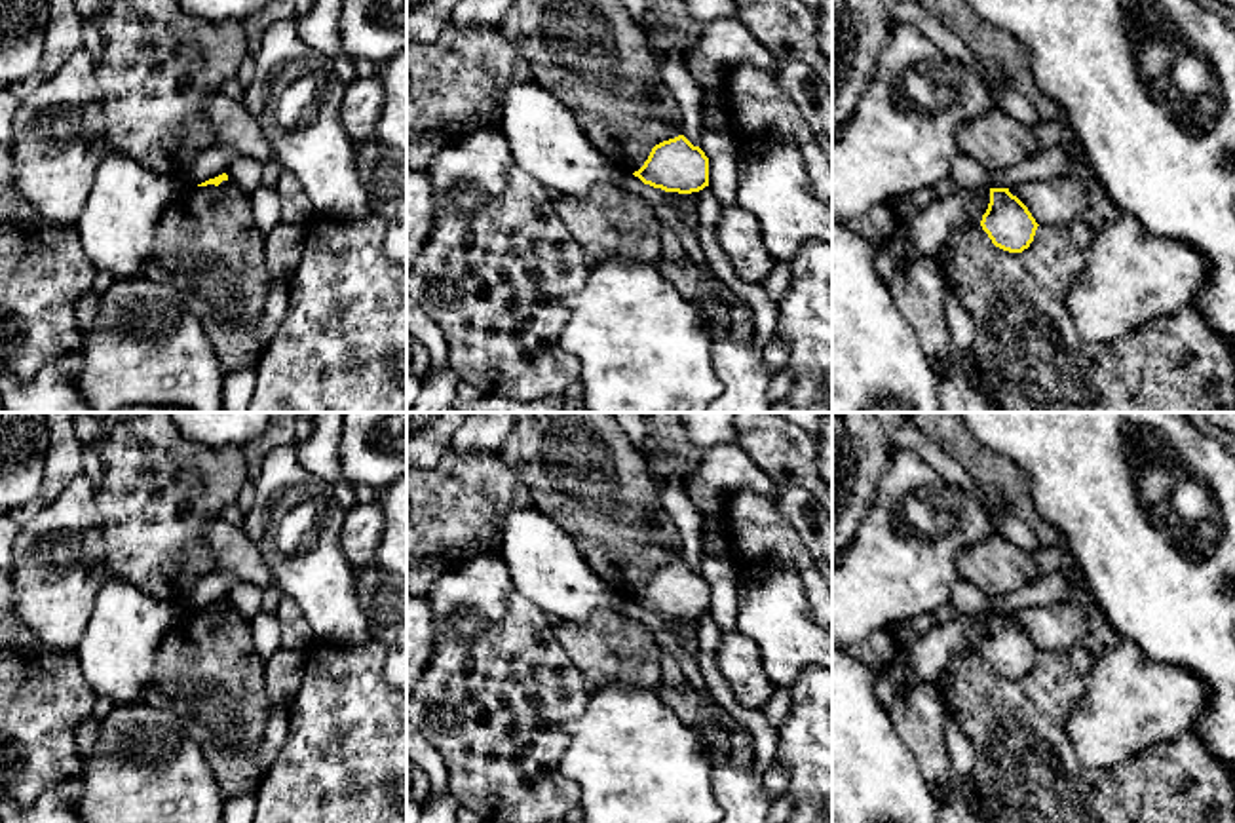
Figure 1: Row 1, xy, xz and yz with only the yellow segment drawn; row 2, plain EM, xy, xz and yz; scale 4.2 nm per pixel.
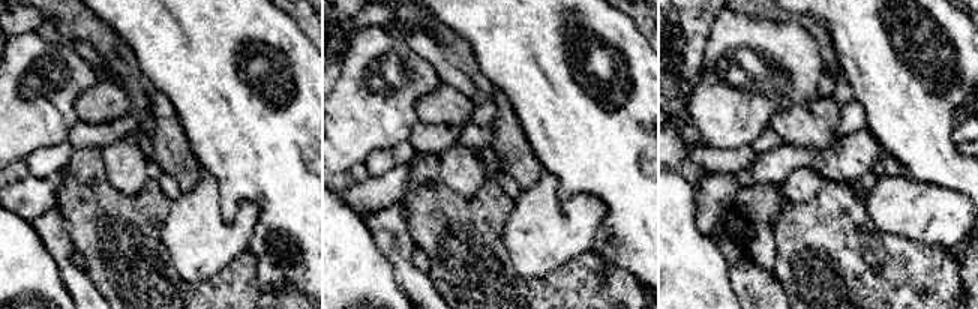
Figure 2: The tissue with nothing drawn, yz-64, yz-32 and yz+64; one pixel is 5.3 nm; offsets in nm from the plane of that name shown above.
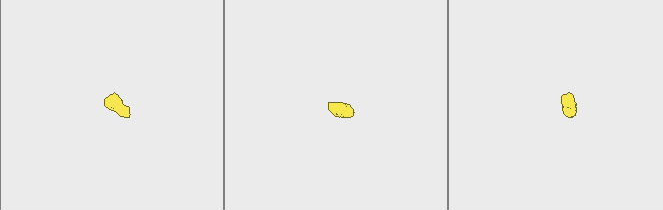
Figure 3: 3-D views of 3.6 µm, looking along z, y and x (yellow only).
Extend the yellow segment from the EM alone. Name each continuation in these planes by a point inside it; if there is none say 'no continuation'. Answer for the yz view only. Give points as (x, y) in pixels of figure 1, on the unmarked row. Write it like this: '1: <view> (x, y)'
no continuation

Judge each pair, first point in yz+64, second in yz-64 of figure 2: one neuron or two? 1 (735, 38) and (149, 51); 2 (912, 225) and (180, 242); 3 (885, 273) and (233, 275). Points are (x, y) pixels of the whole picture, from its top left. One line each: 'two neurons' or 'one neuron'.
1: two neurons
2: one neuron
3: one neuron

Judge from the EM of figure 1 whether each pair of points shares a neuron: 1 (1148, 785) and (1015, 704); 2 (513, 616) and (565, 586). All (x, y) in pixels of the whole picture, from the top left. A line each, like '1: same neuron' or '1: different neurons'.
1: same neuron
2: different neurons

